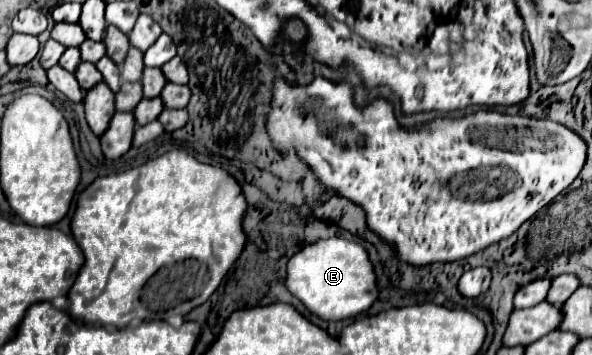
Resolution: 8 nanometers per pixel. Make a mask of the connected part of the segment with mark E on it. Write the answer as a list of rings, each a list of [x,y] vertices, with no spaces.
[[[344,238],[318,240],[294,254],[294,258],[288,262],[286,286],[312,314],[324,320],[354,318],[370,310],[380,294],[374,266],[366,248],[354,240]]]

